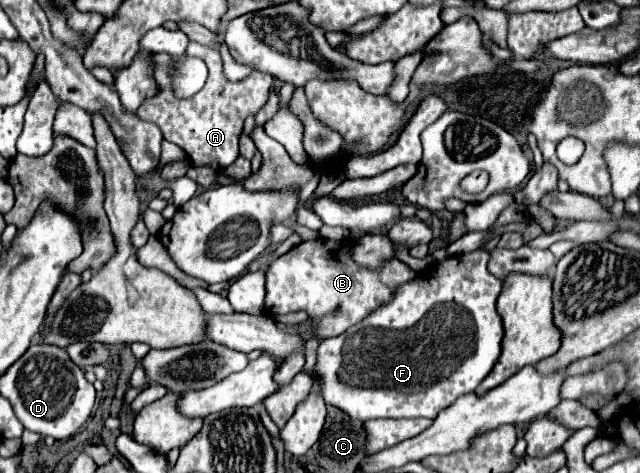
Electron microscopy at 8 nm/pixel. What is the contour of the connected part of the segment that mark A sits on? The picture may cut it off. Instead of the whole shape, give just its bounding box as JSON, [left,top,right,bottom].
[136,43,274,171]

